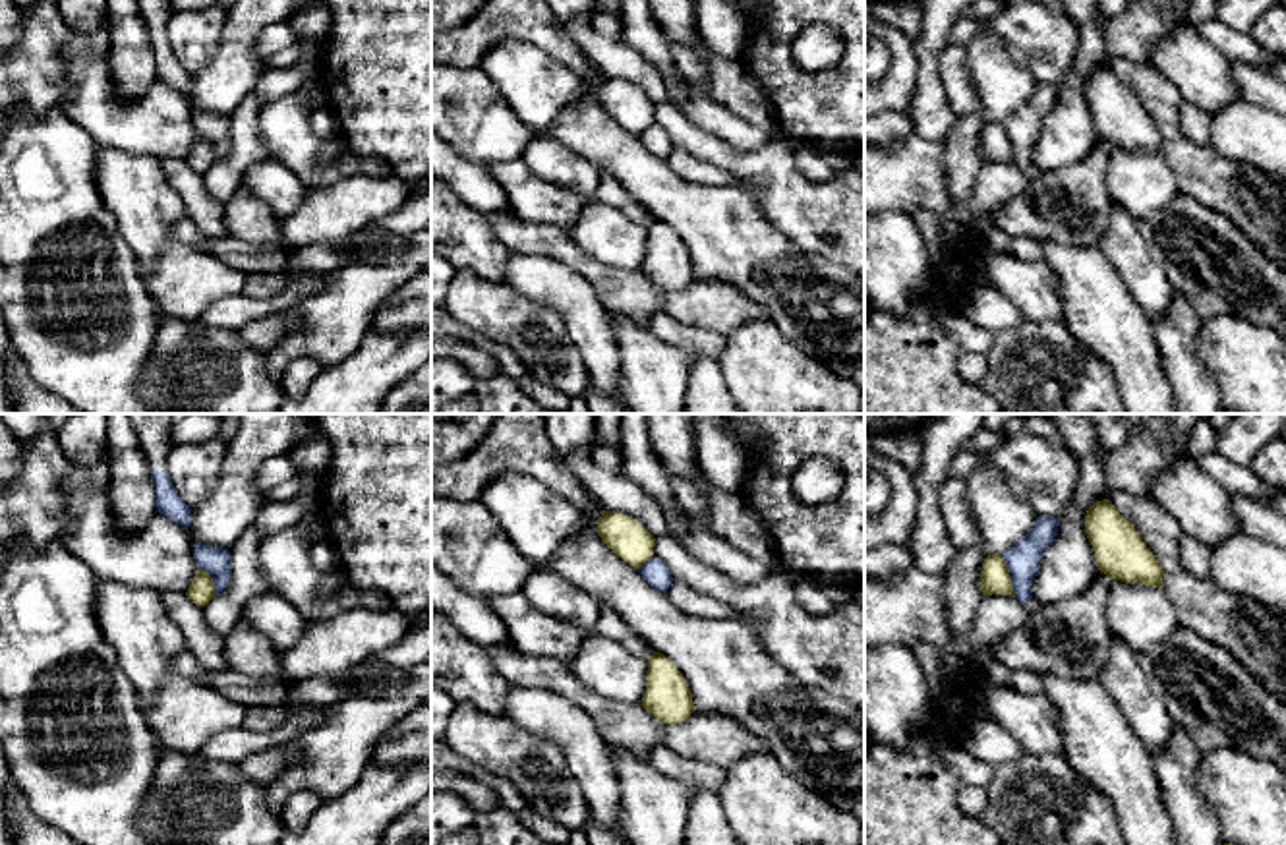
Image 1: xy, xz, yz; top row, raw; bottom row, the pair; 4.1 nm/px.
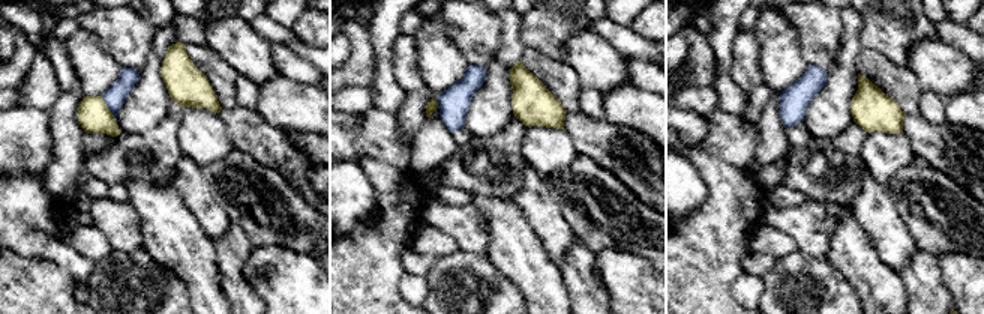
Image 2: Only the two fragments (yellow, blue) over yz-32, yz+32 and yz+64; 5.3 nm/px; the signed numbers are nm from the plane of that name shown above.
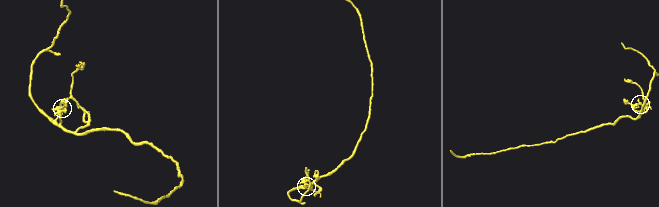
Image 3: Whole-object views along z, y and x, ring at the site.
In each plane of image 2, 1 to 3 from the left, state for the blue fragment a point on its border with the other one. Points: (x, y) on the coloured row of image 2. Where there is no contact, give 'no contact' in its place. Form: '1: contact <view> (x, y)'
1: contact yz-32 (108, 110)
2: contact yz+32 (437, 102)
3: no contact

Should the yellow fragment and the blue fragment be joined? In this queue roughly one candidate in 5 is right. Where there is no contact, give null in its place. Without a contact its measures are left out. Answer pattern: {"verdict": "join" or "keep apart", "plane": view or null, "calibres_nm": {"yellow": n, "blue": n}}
{"verdict": "keep apart", "plane": "yz", "calibres_nm": {"yellow": 130, "blue": 140}}

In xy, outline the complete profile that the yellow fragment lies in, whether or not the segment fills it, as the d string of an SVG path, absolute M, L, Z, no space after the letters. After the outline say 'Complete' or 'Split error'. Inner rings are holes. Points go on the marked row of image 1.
M197 568L186 596L195 605L205 607L215 597L215 582L211 574L203 568Z. Complete

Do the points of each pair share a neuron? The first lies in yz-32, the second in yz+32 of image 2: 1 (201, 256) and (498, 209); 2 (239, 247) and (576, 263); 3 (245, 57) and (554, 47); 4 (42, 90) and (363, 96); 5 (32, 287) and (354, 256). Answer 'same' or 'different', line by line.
1: same
2: same
3: different
4: different
5: same

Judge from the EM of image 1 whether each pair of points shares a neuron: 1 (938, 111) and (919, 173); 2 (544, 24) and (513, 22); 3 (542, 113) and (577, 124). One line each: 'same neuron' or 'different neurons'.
1: different neurons
2: same neuron
3: different neurons

